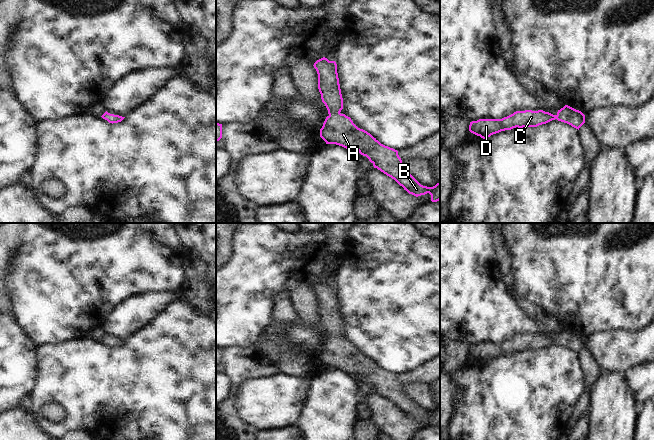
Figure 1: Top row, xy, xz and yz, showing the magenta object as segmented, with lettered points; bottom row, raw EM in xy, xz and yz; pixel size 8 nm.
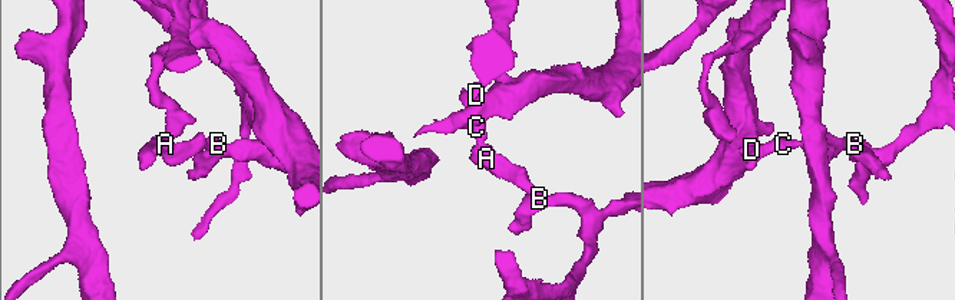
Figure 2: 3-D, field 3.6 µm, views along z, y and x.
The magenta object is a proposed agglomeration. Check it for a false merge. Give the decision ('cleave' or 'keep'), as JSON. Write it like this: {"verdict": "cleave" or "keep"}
{"verdict": "keep"}

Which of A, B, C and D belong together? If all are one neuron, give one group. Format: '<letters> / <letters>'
A B C D

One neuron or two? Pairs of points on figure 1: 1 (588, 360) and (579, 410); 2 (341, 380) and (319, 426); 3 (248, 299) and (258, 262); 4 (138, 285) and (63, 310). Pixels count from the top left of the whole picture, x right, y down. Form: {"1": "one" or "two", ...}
{"1": "one", "2": "one", "3": "one", "4": "one"}

